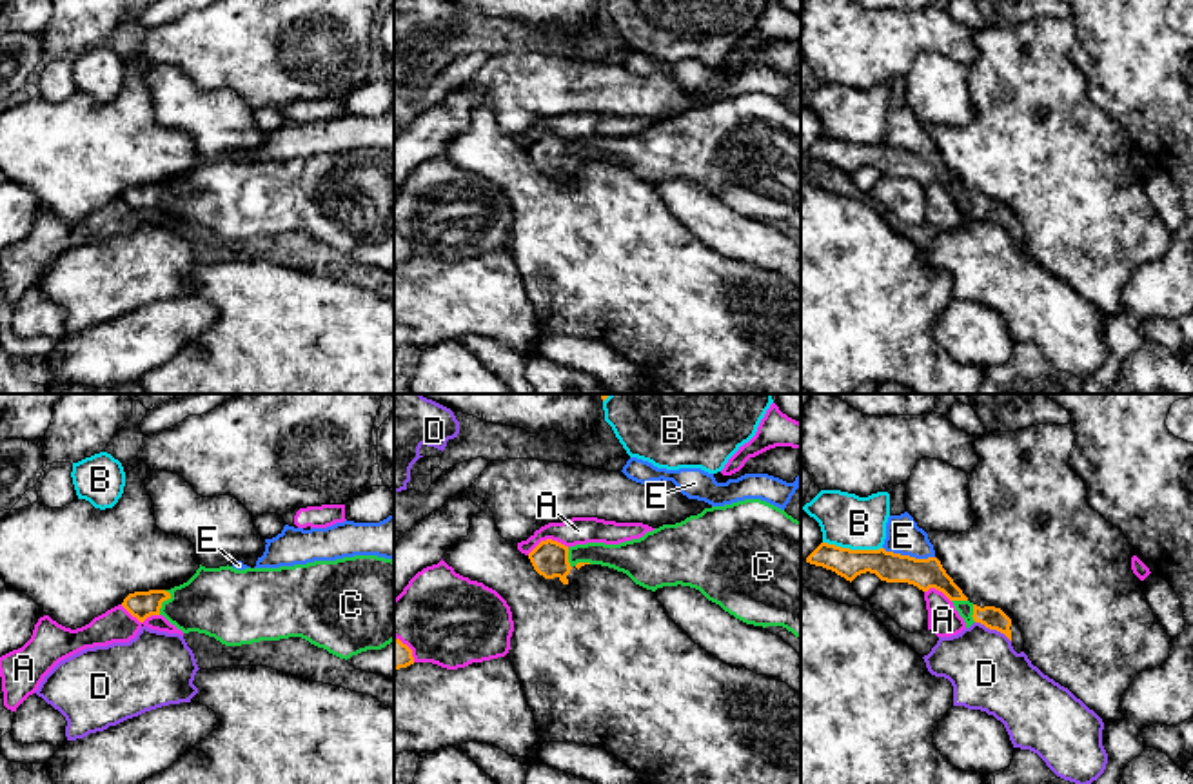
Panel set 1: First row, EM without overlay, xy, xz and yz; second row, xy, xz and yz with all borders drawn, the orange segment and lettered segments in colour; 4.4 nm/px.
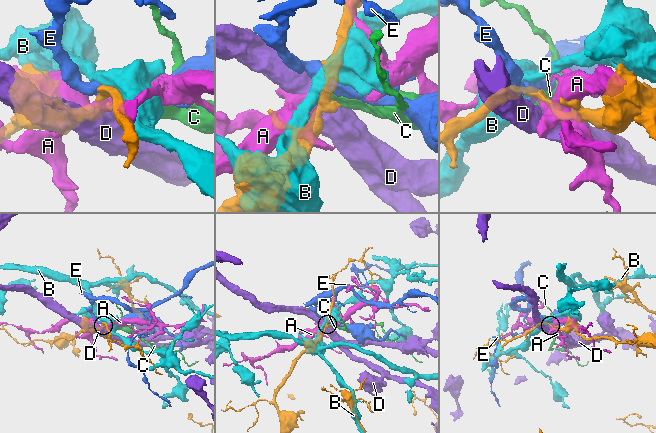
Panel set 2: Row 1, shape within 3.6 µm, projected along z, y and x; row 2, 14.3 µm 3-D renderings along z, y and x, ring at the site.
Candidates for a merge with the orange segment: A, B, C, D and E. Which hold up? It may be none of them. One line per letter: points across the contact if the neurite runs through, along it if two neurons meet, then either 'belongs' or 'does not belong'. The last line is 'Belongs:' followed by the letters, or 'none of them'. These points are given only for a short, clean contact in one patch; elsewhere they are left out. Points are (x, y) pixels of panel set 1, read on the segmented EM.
A: does not belong
B: does not belong
C: way xy (140, 605), (162, 601), (216, 601); belongs
D: border yz (976, 621), (999, 630), (1010, 641); does not belong
E: border yz (883, 547), (916, 558), (934, 558); does not belong
Belongs: C

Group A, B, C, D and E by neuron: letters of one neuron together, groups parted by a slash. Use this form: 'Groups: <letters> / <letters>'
Groups: A / B / C / D / E

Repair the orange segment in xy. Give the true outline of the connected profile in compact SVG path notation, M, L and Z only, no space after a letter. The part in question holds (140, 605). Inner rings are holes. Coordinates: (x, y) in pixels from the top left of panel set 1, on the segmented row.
M354 555L280 568L205 568L171 590L129 593L122 606L143 622L163 615L183 633L198 632L225 646L301 637L340 659L381 650L394 641L394 561Z

